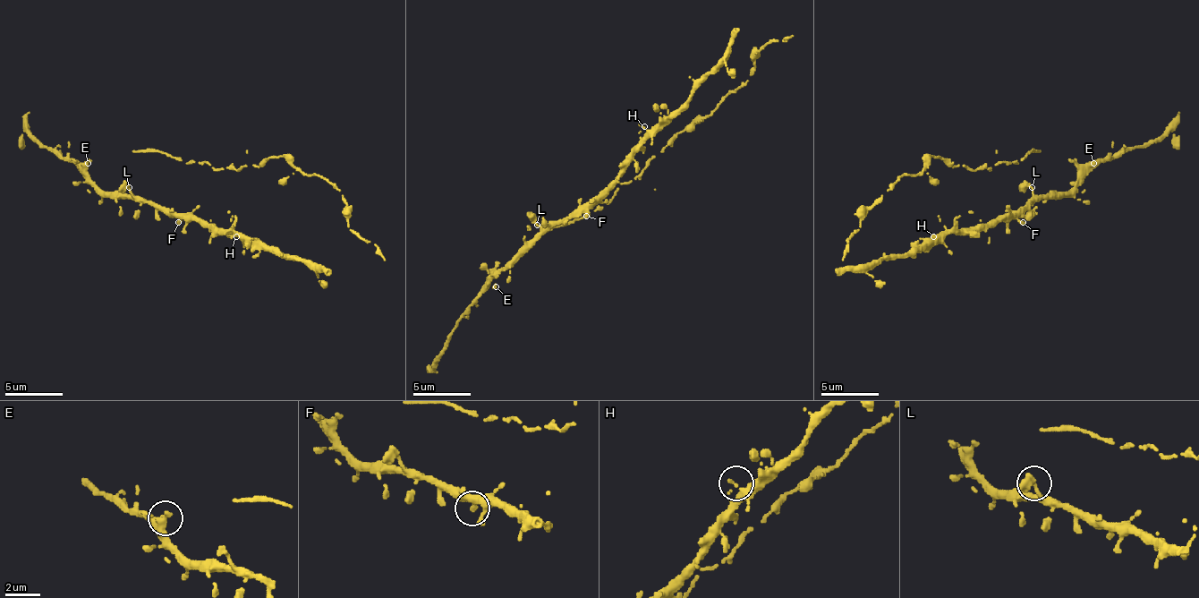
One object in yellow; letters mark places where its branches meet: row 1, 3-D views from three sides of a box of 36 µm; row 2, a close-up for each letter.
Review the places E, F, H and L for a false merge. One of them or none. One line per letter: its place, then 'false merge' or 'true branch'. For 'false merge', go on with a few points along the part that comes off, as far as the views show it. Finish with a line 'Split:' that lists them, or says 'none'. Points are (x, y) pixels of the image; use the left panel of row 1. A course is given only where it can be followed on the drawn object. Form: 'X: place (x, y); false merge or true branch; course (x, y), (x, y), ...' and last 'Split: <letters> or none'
E: place (88, 163); true branch
F: place (178, 222); true branch
H: place (236, 236); true branch
L: place (129, 187); true branch
Split: none

